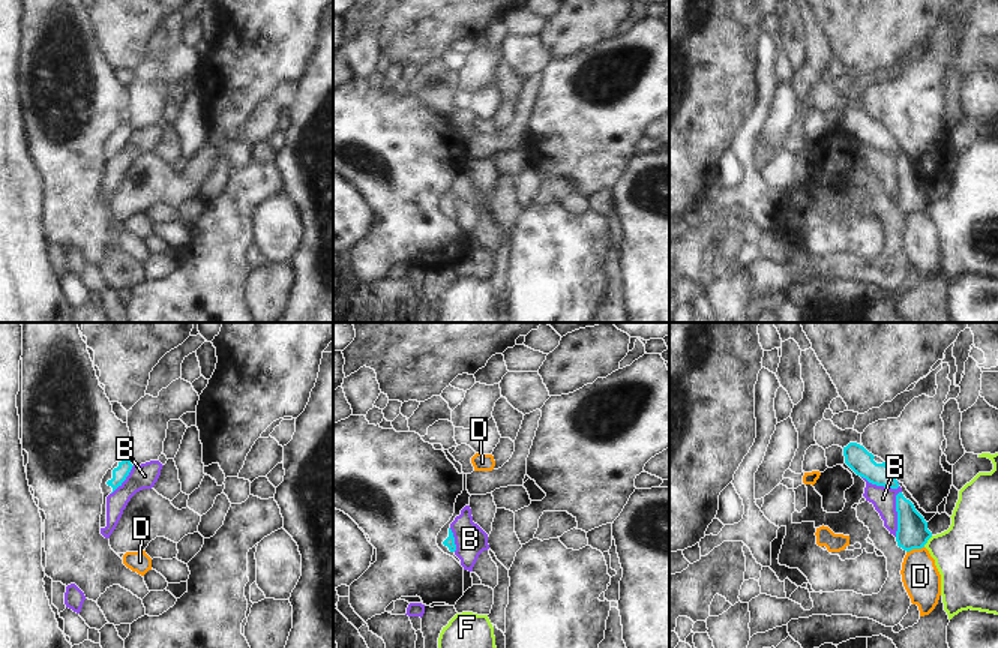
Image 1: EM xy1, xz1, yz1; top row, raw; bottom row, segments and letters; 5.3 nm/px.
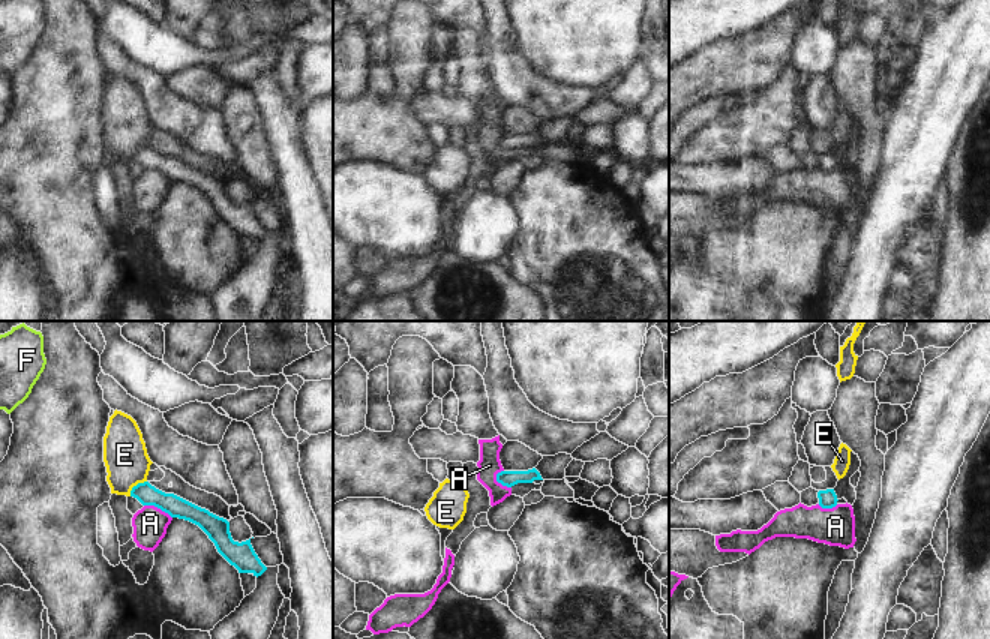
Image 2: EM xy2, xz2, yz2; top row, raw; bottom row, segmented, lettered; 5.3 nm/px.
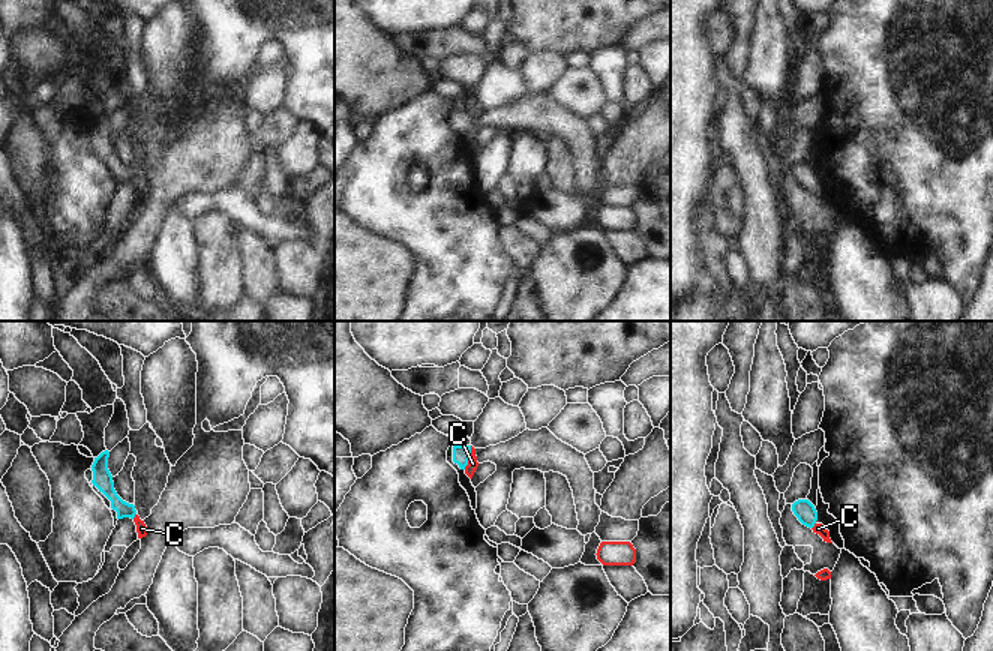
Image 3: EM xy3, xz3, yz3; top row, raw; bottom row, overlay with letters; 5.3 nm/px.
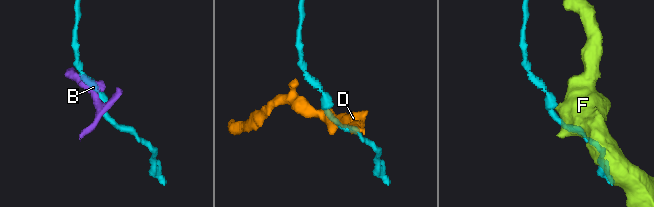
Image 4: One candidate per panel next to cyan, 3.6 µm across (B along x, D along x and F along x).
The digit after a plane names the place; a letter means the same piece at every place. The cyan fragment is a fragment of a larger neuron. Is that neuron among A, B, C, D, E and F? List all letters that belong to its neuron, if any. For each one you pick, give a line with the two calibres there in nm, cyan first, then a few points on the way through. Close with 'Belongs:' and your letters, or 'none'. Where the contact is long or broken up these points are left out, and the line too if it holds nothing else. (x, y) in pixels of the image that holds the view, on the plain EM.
C: 100 nm thick on the cyan side, 60 nm on the other; runs through xz3 (461, 117), (468, 122), (473, 128)
Belongs: C

